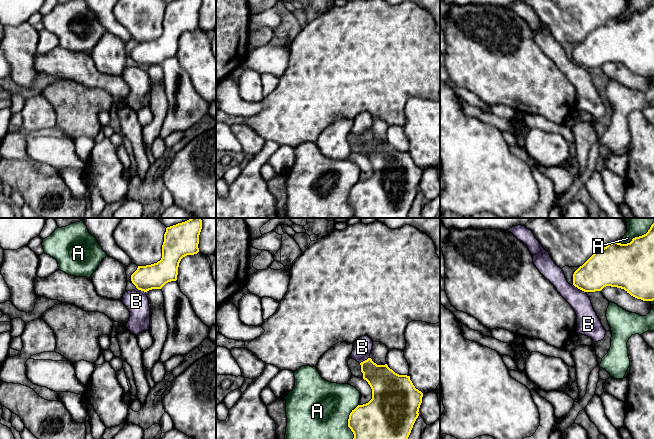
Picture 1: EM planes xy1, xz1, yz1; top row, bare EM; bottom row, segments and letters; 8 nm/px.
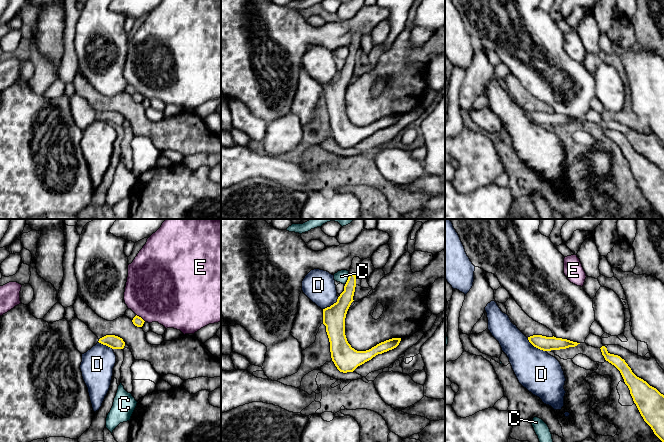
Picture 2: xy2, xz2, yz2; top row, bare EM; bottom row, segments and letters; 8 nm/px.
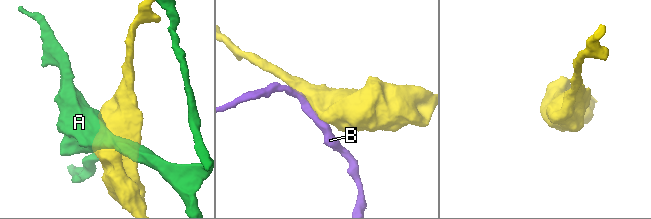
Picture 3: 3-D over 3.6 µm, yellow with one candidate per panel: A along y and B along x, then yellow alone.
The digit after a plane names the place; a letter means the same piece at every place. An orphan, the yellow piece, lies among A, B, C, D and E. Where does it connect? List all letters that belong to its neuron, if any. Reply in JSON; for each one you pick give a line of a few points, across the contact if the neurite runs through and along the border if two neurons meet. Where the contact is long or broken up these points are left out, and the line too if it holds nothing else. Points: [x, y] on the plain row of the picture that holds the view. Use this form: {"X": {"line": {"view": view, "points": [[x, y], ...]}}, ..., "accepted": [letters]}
{"accepted": []}

